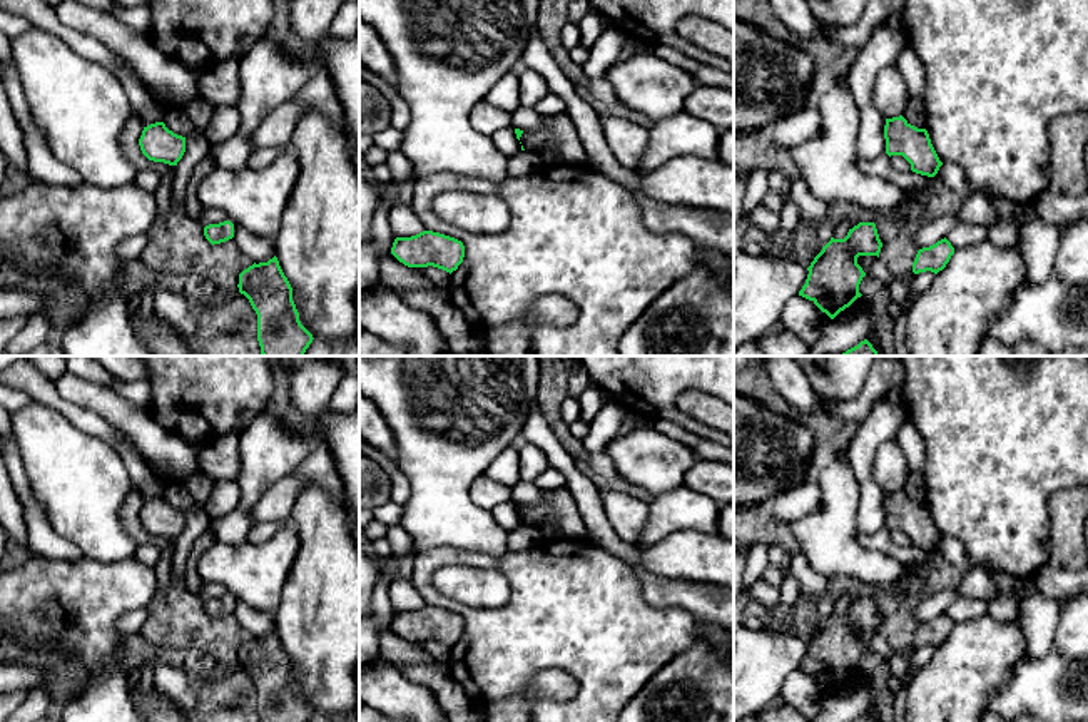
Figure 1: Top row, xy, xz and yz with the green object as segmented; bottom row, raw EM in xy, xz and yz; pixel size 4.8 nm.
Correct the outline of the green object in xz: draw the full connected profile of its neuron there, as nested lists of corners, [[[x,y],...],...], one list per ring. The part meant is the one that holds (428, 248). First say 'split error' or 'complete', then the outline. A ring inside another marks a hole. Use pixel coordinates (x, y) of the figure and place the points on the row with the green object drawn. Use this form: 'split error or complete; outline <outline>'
complete; outline [[[423,231],[411,237],[396,237],[391,254],[408,267],[438,267],[453,272],[463,262],[465,246],[461,241]]]

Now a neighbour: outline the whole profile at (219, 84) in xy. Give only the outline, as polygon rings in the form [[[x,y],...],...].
[[[227,58],[202,70],[199,77],[199,95],[211,107],[236,107],[241,99],[239,62],[234,58]]]

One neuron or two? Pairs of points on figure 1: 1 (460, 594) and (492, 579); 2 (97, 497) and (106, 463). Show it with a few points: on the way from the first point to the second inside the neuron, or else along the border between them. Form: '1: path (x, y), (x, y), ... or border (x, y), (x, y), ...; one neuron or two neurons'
1: path (468, 592), (478, 592), (483, 587); one neuron
2: path (97, 488), (97, 472); one neuron

